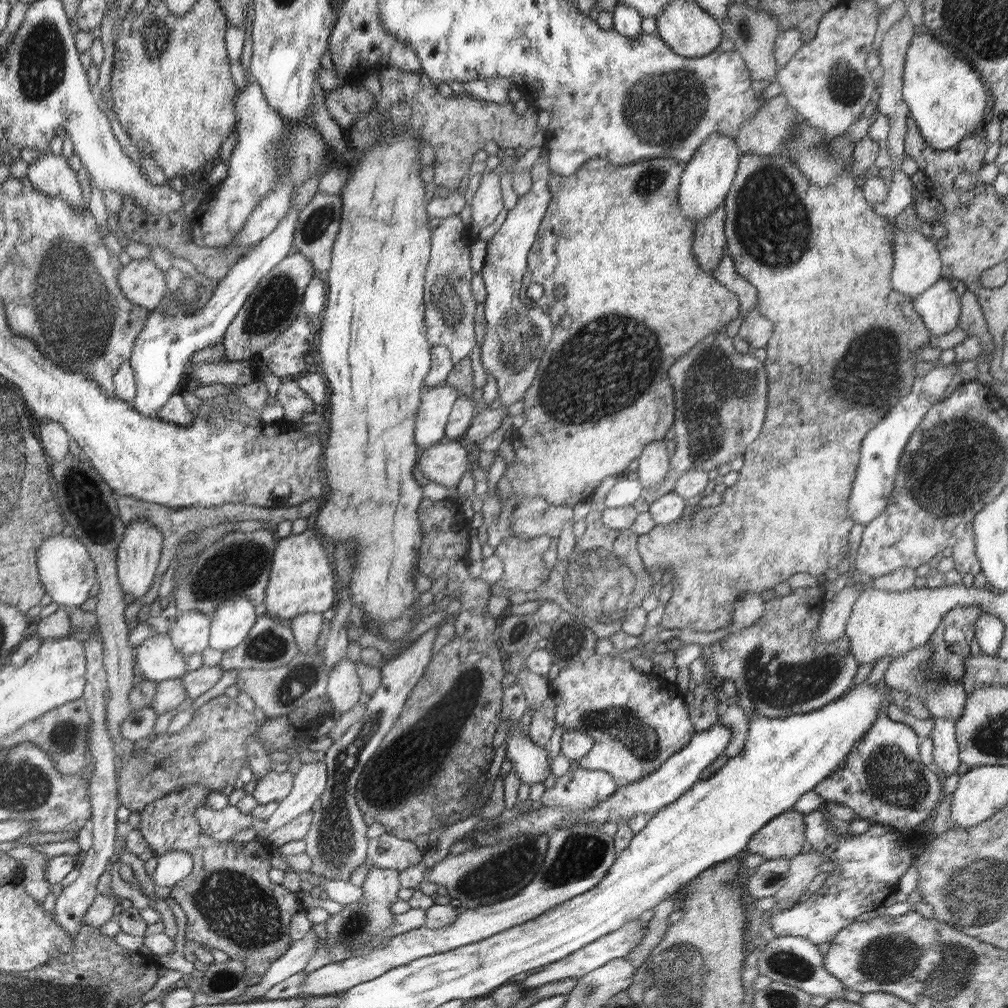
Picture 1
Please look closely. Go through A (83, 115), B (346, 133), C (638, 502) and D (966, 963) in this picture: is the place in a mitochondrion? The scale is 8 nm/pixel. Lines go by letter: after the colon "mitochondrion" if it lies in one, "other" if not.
A: other
B: other
C: other
D: mitochondrion

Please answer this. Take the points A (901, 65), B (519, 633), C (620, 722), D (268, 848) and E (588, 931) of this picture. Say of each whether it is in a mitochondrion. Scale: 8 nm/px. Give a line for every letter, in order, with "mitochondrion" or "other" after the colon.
A: other
B: other
C: mitochondrion
D: other
E: other

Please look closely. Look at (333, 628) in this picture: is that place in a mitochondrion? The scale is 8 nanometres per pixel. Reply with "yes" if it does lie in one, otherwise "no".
no

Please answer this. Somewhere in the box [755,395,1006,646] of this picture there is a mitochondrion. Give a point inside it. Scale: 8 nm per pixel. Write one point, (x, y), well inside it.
(945, 475)

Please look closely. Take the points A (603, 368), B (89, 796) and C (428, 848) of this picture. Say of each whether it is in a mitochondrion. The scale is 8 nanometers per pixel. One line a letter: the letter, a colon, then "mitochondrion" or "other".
A: mitochondrion
B: other
C: other

